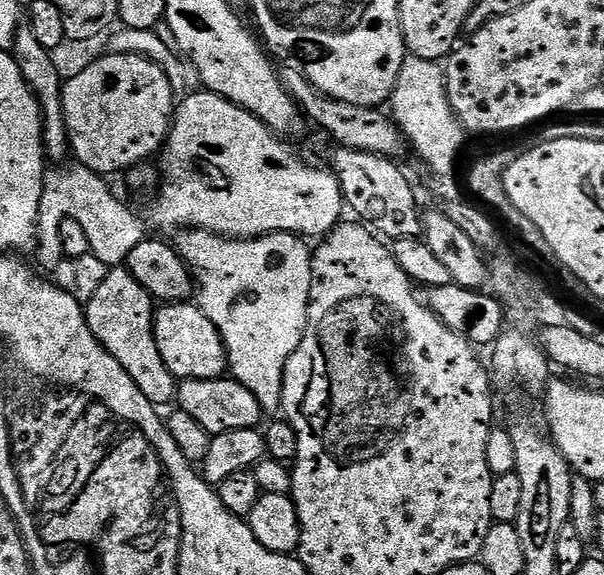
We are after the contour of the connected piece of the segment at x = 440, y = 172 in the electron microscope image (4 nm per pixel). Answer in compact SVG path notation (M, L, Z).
M407 55L402 70L399 72L398 82L392 92L390 101L390 115L400 128L405 141L420 155L420 160L440 180L448 180L456 172L456 159L464 148L466 133L464 127L458 122L454 110L450 106L450 98L445 90L444 68L437 62L417 56Z

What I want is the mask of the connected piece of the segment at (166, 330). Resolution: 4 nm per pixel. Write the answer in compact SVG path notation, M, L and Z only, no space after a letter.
M168 302L155 313L154 342L162 362L181 380L219 380L228 372L228 351L220 332L196 302Z

